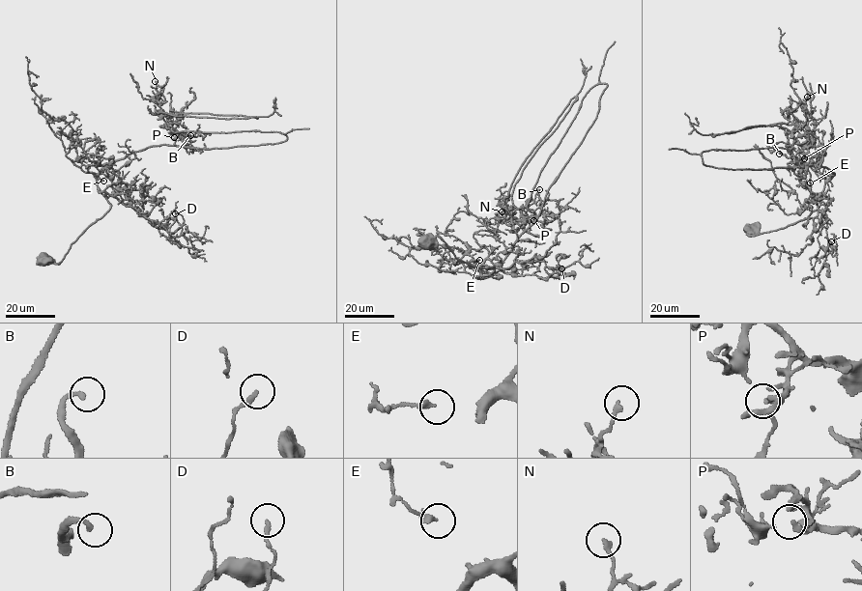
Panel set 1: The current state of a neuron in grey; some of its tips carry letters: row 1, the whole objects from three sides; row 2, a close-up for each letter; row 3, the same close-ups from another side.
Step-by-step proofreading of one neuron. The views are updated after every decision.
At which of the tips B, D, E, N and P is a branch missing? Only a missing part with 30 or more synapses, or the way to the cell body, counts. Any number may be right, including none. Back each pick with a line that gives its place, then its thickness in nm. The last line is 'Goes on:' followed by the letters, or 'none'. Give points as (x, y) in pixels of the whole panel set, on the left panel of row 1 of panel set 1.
Goes on: none

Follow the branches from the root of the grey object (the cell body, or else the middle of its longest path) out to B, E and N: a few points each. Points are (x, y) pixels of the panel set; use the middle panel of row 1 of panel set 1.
B: (426, 241), (494, 267), (480, 278), (497, 272), (607, 84), (583, 98), (531, 211), (539, 189)
E: (426, 241), (438, 236), (457, 259), (494, 270), (471, 275), (460, 260), (468, 254), (479, 260)
N: (426, 241), (494, 267), (480, 278), (497, 272), (607, 84), (531, 191), (542, 234), (502, 211)

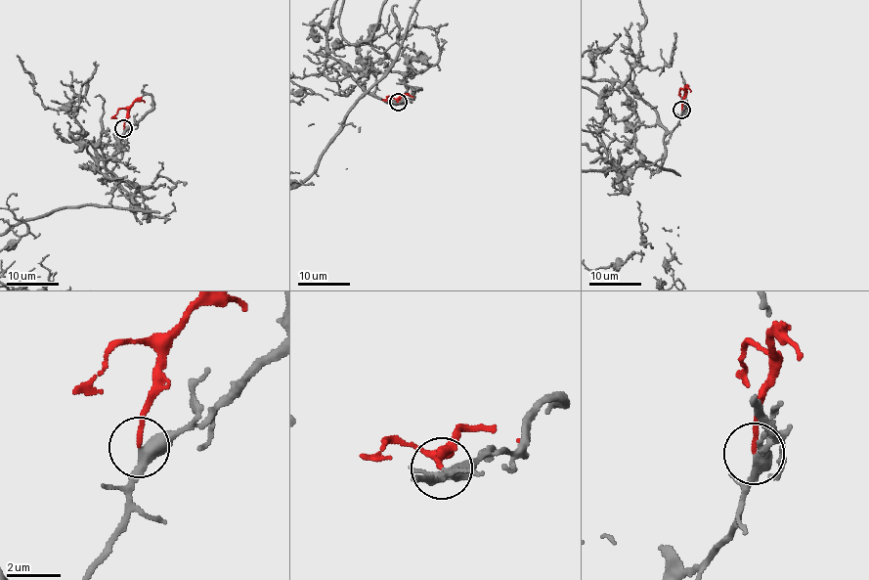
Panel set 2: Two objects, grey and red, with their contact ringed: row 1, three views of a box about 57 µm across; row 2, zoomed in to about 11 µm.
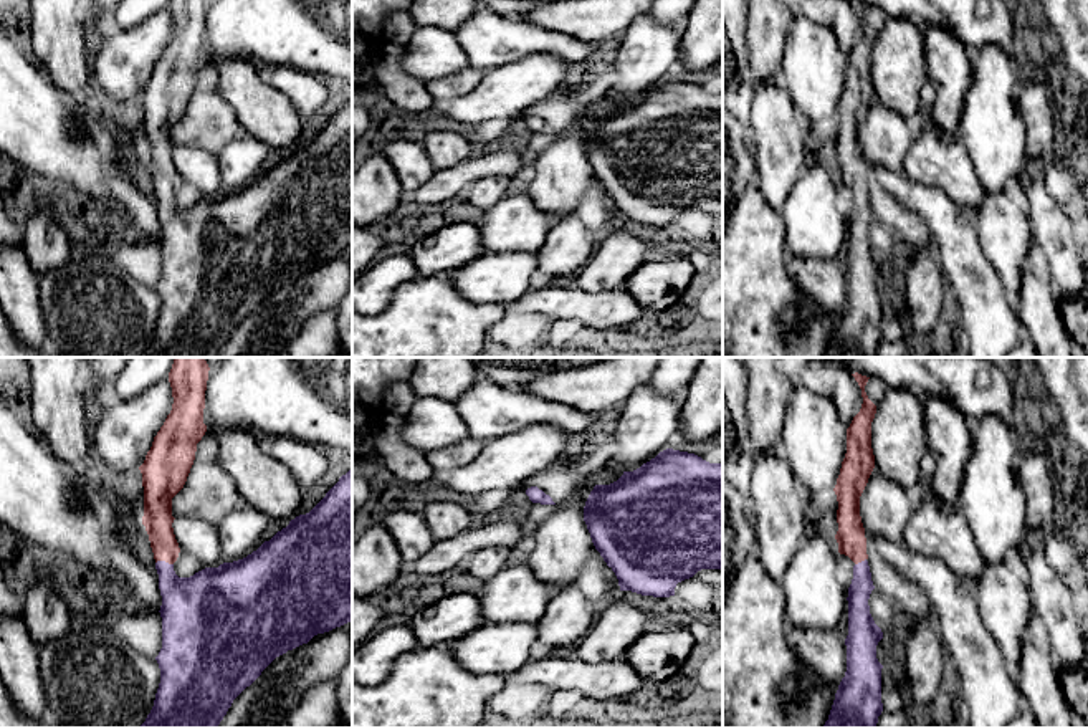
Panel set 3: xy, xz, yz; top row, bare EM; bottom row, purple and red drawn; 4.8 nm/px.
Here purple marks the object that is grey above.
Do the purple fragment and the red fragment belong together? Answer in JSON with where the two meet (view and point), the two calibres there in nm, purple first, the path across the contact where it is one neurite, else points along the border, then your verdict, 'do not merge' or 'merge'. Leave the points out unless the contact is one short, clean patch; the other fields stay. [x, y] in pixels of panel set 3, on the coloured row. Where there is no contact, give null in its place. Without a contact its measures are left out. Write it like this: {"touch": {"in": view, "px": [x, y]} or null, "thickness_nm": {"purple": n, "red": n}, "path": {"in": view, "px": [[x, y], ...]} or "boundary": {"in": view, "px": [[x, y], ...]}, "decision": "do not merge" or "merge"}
{"touch": {"in": "xy", "px": [164, 561]}, "thickness_nm": {"purple": 280, "red": 150}, "path": {"in": "xy", "px": [[192, 604], [167, 579], [164, 561], [164, 543], [157, 518]]}, "decision": "merge"}

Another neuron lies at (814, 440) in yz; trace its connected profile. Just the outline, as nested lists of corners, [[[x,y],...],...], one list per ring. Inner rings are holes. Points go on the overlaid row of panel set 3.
[[[794,387],[784,415],[782,455],[800,493],[827,493],[837,485],[847,453],[847,427],[828,397]]]

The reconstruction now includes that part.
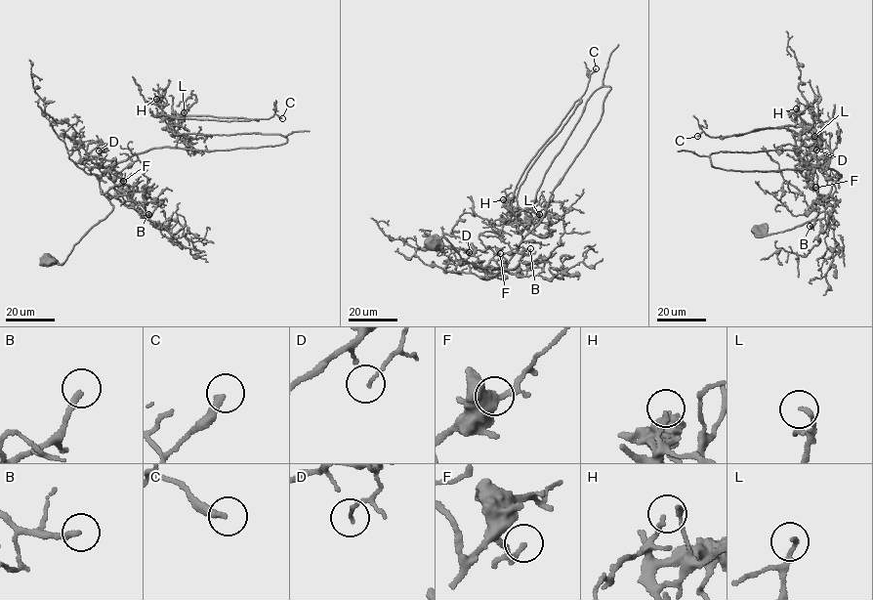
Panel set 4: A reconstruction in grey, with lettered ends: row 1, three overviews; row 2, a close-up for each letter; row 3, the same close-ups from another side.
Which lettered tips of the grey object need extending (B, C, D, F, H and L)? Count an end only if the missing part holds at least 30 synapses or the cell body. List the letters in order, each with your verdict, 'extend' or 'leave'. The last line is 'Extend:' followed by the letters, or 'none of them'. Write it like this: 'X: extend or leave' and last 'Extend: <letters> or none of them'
B: extend
C: extend
D: leave
F: extend
H: leave
L: leave
Extend: B, C, F

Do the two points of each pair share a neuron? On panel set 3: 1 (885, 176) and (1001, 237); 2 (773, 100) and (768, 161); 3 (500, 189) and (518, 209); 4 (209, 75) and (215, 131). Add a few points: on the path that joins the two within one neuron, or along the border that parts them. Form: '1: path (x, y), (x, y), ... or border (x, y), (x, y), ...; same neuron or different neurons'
1: border (973, 214), (979, 249), (989, 260); different neurons
2: path (773, 114), (773, 146); same neuron
3: border (506, 196), (486, 212); different neurons
4: path (209, 88), (209, 118); same neuron

